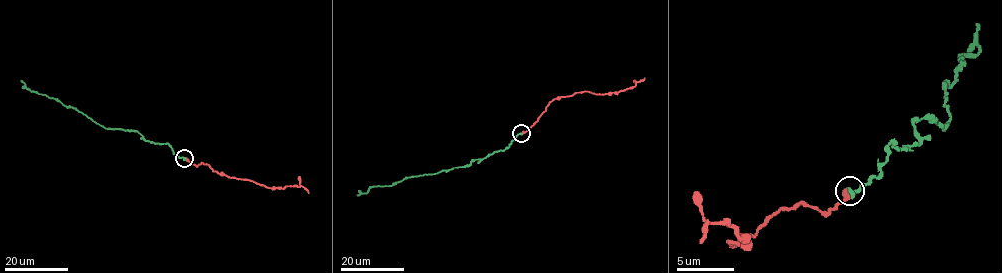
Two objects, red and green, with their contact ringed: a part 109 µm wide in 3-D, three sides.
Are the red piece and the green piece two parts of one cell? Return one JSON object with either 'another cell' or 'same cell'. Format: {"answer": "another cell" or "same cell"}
{"answer": "same cell"}

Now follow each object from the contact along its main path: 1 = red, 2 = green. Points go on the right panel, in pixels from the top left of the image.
1: (849, 190), (825, 212), (786, 206), (739, 246), (727, 242), (746, 247), (730, 221), (708, 221), (701, 243)
2: (849, 190), (878, 175), (892, 143), (920, 141), (913, 122), (941, 131), (944, 85), (980, 51), (975, 23)

